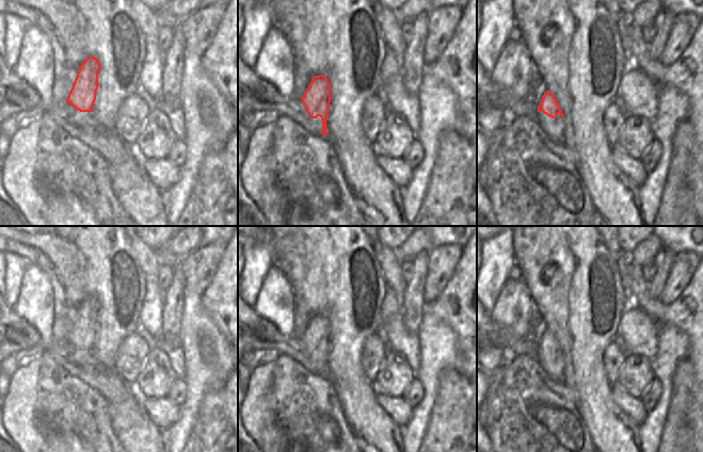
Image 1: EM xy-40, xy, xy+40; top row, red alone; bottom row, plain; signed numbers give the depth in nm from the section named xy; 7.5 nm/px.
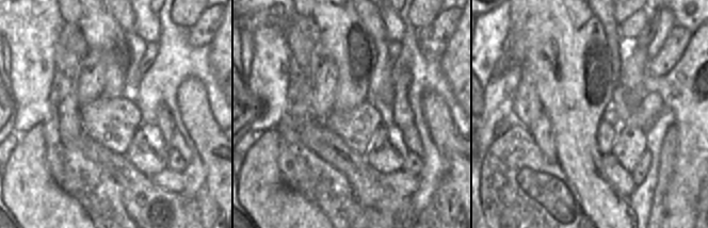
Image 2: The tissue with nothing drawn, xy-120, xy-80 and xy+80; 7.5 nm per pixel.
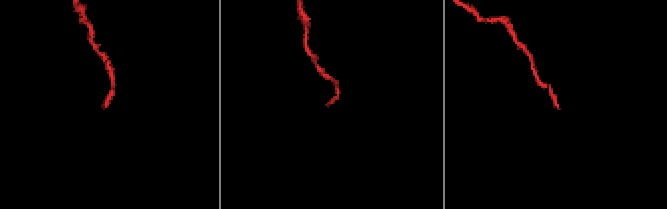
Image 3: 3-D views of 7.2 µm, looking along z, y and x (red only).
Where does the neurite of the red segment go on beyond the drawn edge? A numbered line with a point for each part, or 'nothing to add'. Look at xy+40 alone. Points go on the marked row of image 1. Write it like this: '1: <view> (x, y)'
1: xy+40 (553, 127)

